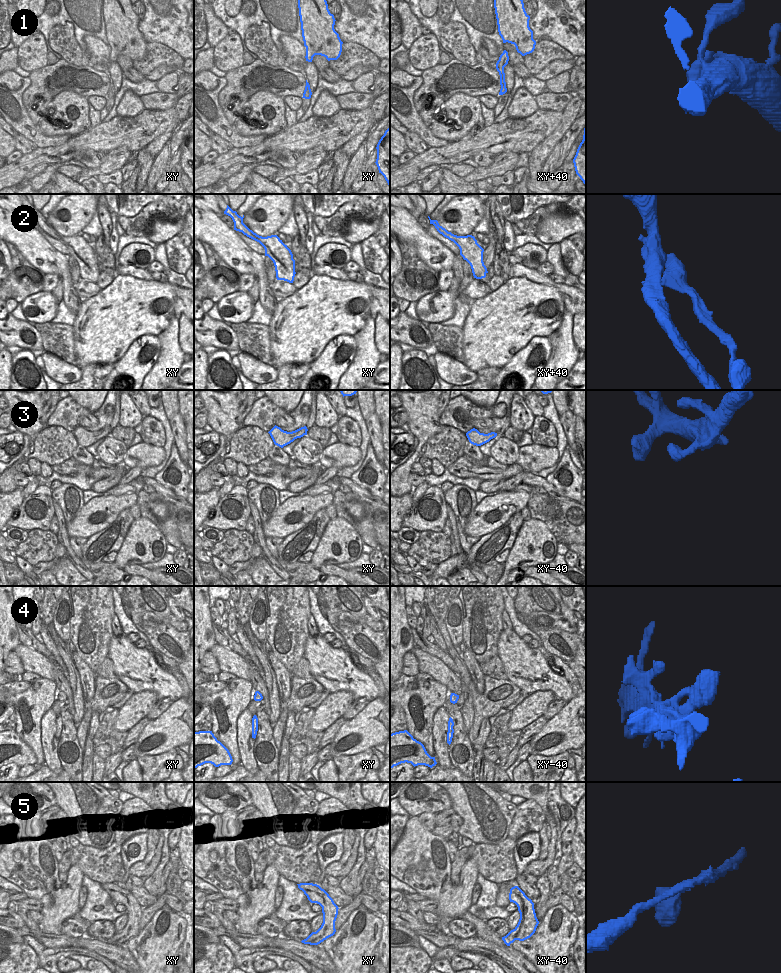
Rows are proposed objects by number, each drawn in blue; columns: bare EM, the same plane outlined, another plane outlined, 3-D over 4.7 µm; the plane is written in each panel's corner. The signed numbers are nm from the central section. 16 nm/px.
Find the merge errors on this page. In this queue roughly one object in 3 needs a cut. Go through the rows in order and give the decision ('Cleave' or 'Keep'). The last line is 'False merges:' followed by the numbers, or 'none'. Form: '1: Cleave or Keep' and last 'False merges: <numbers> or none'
1: Keep
2: Cleave
3: Keep
4: Keep
5: Keep
False merges: 2

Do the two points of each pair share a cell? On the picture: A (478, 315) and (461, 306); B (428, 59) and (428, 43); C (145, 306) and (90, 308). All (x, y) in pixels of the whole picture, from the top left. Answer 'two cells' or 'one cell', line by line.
A: two cells
B: one cell
C: one cell

